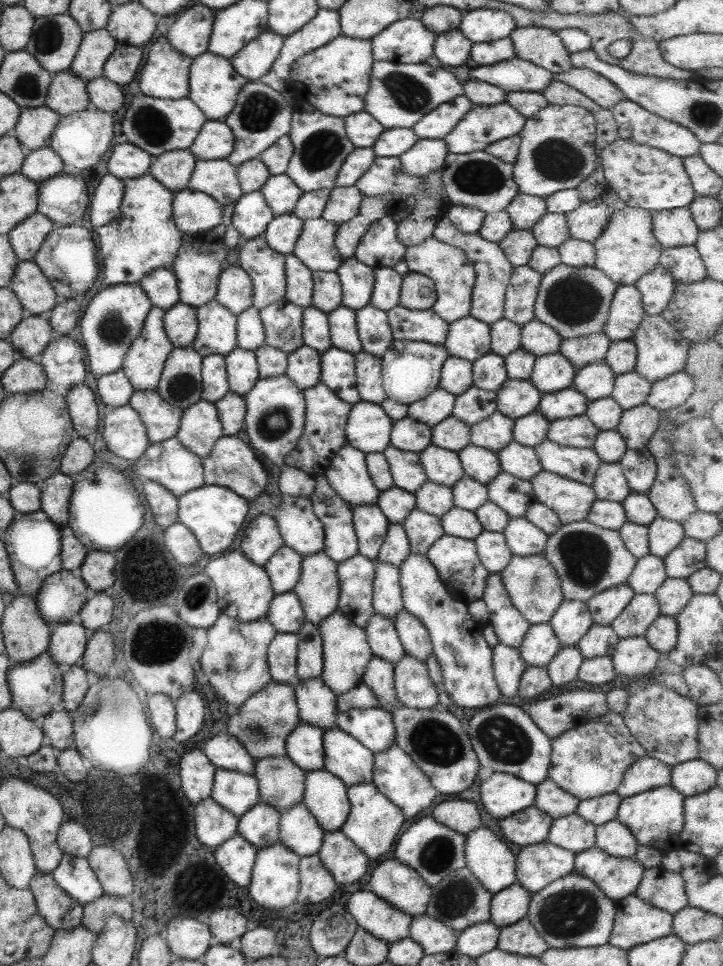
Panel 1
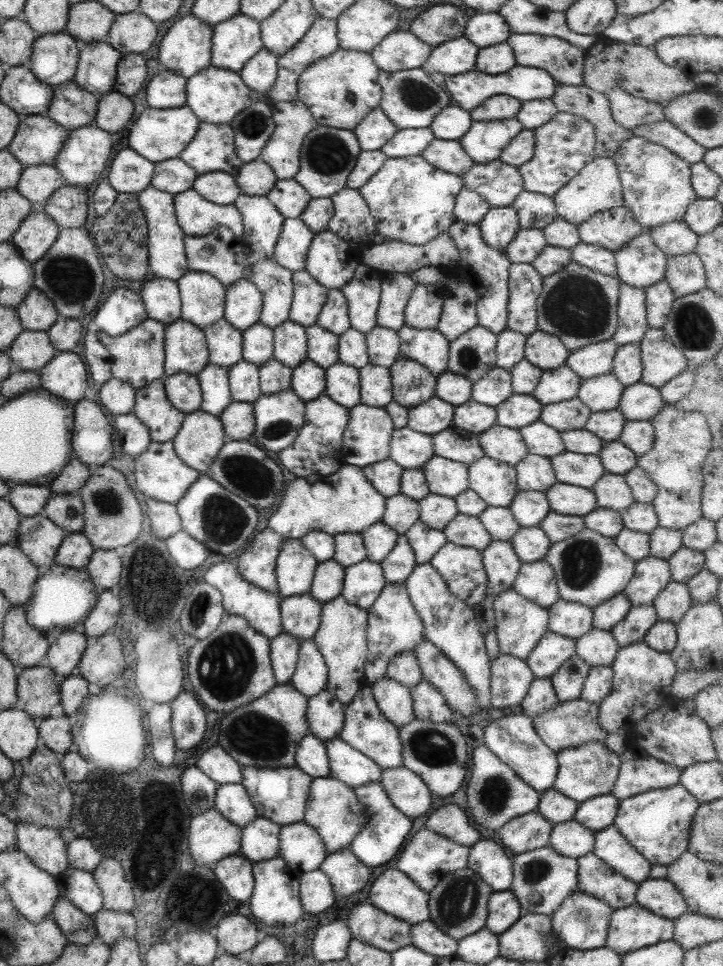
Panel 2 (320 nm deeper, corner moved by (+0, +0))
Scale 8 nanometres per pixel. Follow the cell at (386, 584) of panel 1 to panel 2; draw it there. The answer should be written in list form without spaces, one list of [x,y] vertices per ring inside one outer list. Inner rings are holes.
[[[386,584],[380,590],[379,596],[367,609],[365,635],[367,654],[363,673],[369,686],[385,677],[387,663],[395,655],[413,651],[419,643],[425,641],[423,623],[408,599],[404,584]]]

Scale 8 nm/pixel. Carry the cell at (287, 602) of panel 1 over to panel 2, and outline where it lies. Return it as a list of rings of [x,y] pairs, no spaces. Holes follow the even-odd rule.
[[[308,593],[282,597],[279,612],[284,633],[299,641],[310,641],[319,628],[321,605]]]

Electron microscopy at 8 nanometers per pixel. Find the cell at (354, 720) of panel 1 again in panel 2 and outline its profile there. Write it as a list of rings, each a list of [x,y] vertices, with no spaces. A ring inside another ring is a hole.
[[[368,684],[360,688],[351,702],[345,706],[344,723],[338,737],[351,746],[353,750],[358,750],[370,758],[381,770],[402,766],[398,728],[381,715]]]

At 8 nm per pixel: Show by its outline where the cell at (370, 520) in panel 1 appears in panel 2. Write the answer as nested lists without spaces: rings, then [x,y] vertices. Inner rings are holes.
[[[381,521],[368,526],[360,535],[366,550],[366,559],[378,564],[393,550],[398,537],[391,527]]]

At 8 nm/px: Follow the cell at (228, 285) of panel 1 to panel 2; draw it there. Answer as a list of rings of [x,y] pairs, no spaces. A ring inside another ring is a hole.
[[[236,280],[225,290],[222,318],[239,331],[257,323],[262,309],[261,294],[247,280]]]

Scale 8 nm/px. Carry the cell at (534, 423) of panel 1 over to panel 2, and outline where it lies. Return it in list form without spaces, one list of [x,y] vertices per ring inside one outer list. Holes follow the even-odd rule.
[[[539,420],[533,421],[518,431],[529,454],[549,459],[564,451],[561,438],[559,438],[560,432],[553,430],[550,426],[545,426]]]

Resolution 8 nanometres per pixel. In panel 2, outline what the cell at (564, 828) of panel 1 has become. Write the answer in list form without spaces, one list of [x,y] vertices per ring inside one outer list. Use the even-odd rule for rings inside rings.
[[[573,819],[552,826],[548,846],[557,854],[578,859],[591,853],[593,845],[594,831],[581,826]]]

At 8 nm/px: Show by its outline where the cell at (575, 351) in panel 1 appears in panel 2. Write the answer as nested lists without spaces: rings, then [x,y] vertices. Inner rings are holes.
[[[611,339],[581,346],[570,351],[564,365],[581,380],[609,374],[617,347]]]

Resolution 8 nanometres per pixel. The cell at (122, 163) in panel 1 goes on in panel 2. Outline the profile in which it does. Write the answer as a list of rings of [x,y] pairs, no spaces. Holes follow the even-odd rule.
[[[129,147],[123,148],[109,164],[107,182],[115,192],[141,193],[150,186],[154,164]]]

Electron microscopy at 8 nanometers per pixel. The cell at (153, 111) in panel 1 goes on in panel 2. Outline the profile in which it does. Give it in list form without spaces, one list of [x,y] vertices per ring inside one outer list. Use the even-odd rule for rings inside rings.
[[[185,105],[171,108],[171,110],[151,110],[146,107],[129,130],[127,147],[153,164],[178,158],[187,143],[191,142],[195,136],[199,123],[198,118]]]

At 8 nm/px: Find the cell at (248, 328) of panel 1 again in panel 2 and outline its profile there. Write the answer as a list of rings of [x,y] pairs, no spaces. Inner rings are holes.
[[[257,322],[242,332],[242,359],[257,367],[272,359],[272,329]]]

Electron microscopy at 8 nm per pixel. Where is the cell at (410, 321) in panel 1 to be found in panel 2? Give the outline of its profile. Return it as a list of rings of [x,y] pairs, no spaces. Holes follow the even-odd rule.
[[[403,325],[397,334],[401,357],[418,362],[435,377],[446,370],[448,342],[436,328],[419,330]]]

